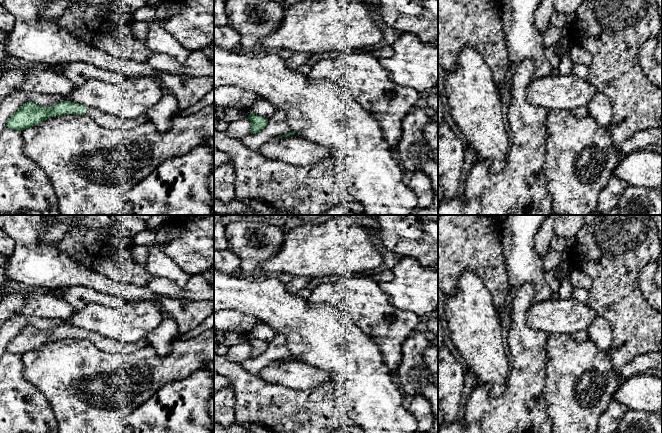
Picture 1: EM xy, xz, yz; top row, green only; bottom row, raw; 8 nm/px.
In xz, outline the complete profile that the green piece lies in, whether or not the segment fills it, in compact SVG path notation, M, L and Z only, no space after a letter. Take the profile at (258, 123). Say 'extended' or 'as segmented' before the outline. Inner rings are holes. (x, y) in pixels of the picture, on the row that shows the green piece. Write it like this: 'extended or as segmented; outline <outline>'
as segmented; outline M249 114L247 118L251 121L251 133L253 134L260 132L268 124L268 119L259 115Z

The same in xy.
extended; outline M29 101L9 117L6 127L23 131L26 128L40 124L50 117L67 114L87 115L98 125L112 130L130 130L147 121L144 115L133 119L122 119L97 108L87 107L71 101L56 103L51 107L42 107Z

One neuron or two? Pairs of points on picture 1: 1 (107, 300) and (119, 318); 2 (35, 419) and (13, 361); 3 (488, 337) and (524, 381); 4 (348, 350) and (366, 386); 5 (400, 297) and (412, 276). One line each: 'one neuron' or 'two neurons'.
1: two neurons
2: one neuron
3: two neurons
4: one neuron
5: one neuron

